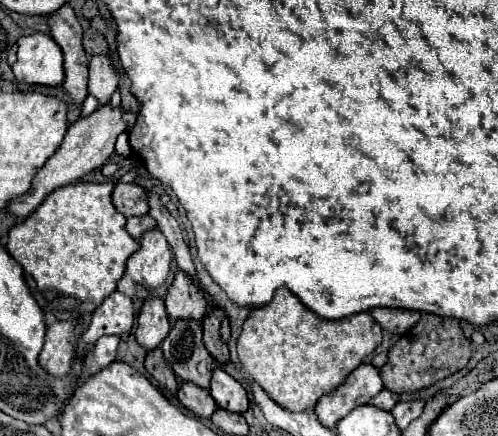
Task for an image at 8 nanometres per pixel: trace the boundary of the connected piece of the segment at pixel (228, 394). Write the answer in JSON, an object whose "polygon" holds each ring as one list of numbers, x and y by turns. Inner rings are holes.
{"polygon":[[220,367,214,369,214,373,212,373,210,395,214,397,216,405,220,409,226,409,226,411,236,411,236,413,242,415,250,407,246,389,236,379,232,379,224,369,220,369]]}

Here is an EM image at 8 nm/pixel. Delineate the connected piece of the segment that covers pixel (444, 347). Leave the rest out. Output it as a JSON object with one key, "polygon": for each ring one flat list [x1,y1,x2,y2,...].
{"polygon":[[422,313,418,325,412,327,408,333,404,333,400,341,390,349,390,359,382,367,384,387,394,393,414,393,464,369,468,361,470,361,470,341,464,337,460,323,452,317]]}

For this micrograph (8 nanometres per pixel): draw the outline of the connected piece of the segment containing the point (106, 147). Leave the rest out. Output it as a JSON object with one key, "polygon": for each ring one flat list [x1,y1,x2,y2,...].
{"polygon":[[110,105,98,107,92,115,88,117,80,117,66,133,62,145,58,147,58,151,52,155,52,159,48,159,48,163,44,163,44,167,38,171,36,179,32,181,32,189,24,195,20,195,20,199,12,199,12,203,8,203,8,213,26,219,30,213,34,213,36,207,42,205,42,201,48,197,48,193,68,185,68,183,76,183,78,179,82,179,86,173,90,173,96,167,102,167,104,161,114,153,114,143,116,137,126,129,126,123,122,121,122,109,116,107,112,109]]}

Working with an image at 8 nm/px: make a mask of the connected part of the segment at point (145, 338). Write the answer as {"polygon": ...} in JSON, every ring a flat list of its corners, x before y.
{"polygon":[[148,297,144,301,144,307,138,317,138,329,136,329,136,341,146,349,154,351,160,347,160,343,166,339,170,331,170,319,166,315,166,307,162,299]]}

